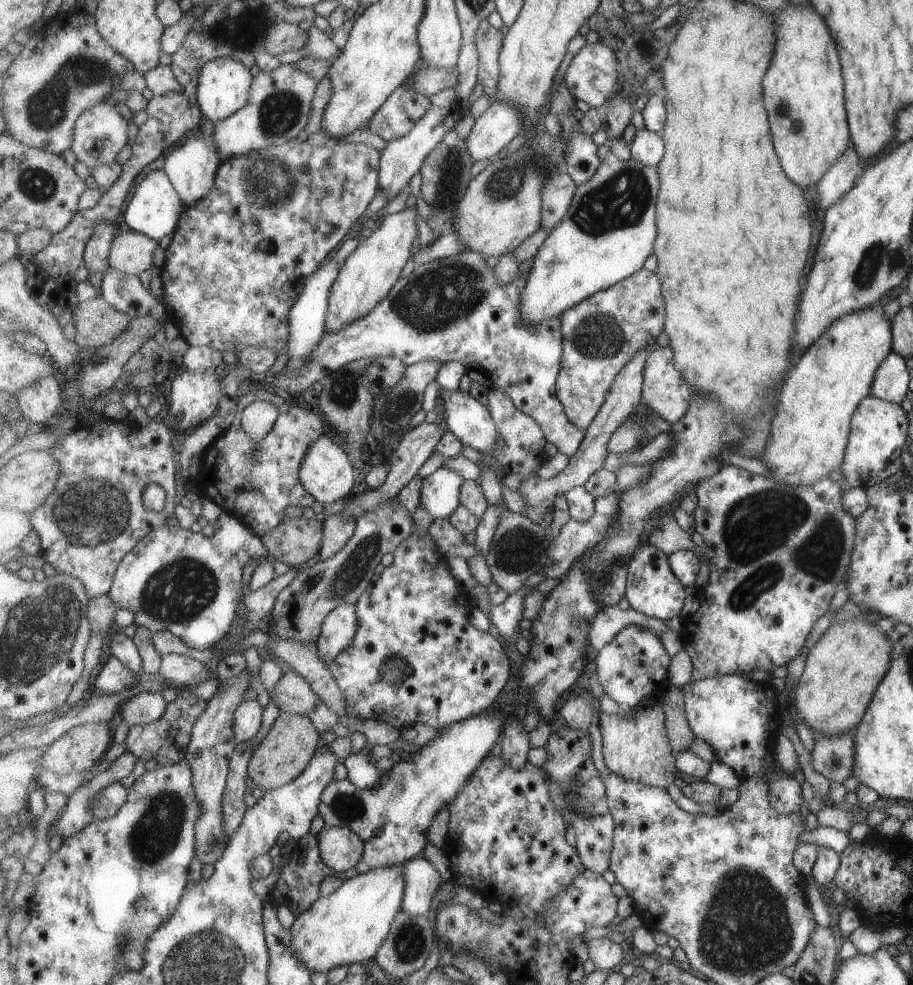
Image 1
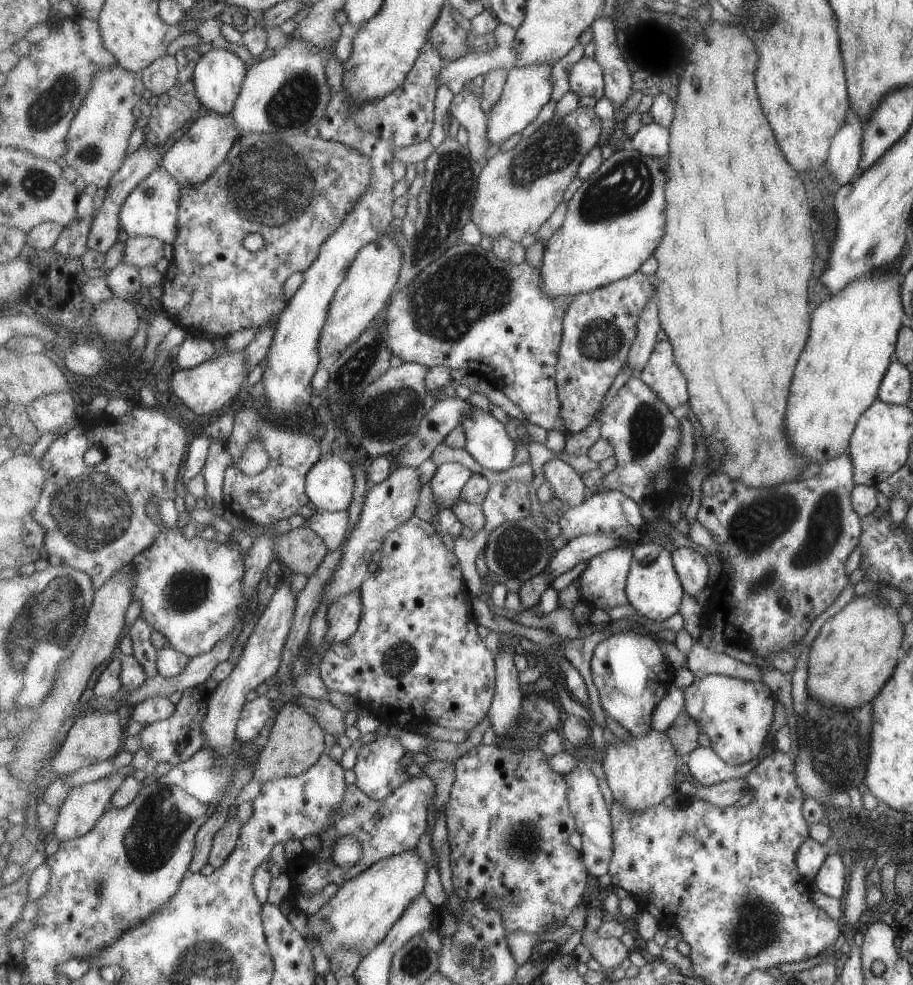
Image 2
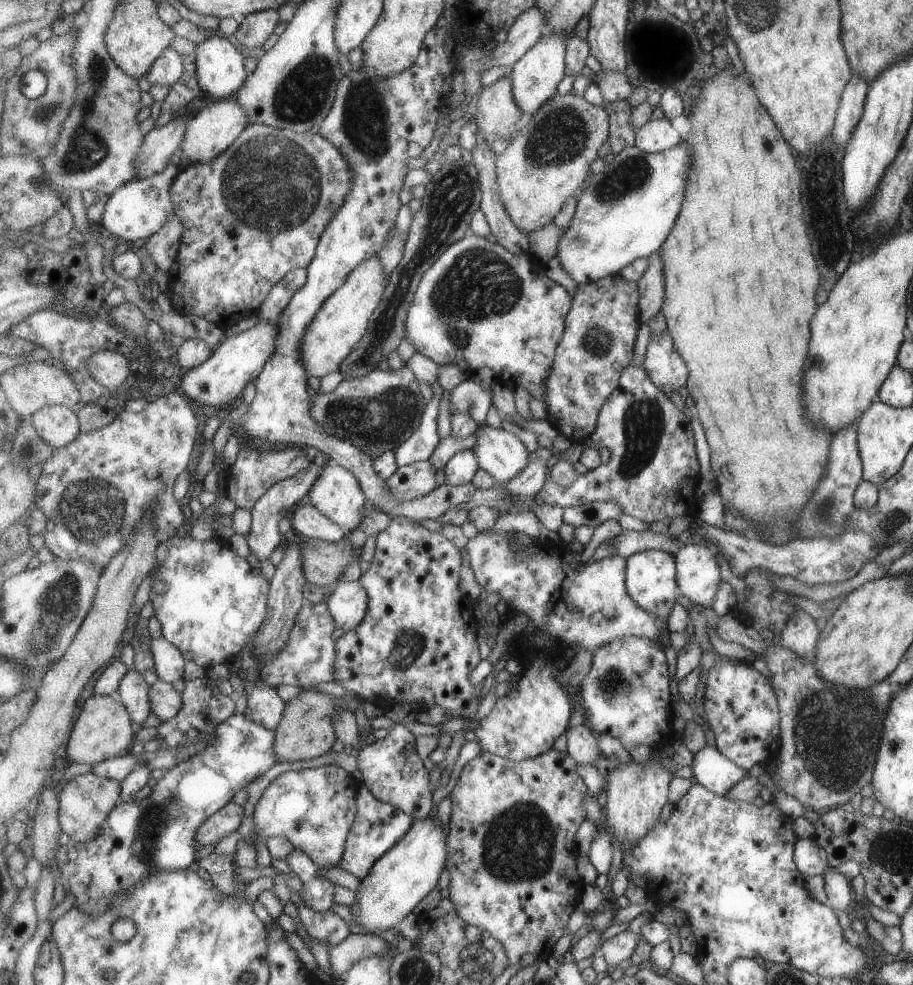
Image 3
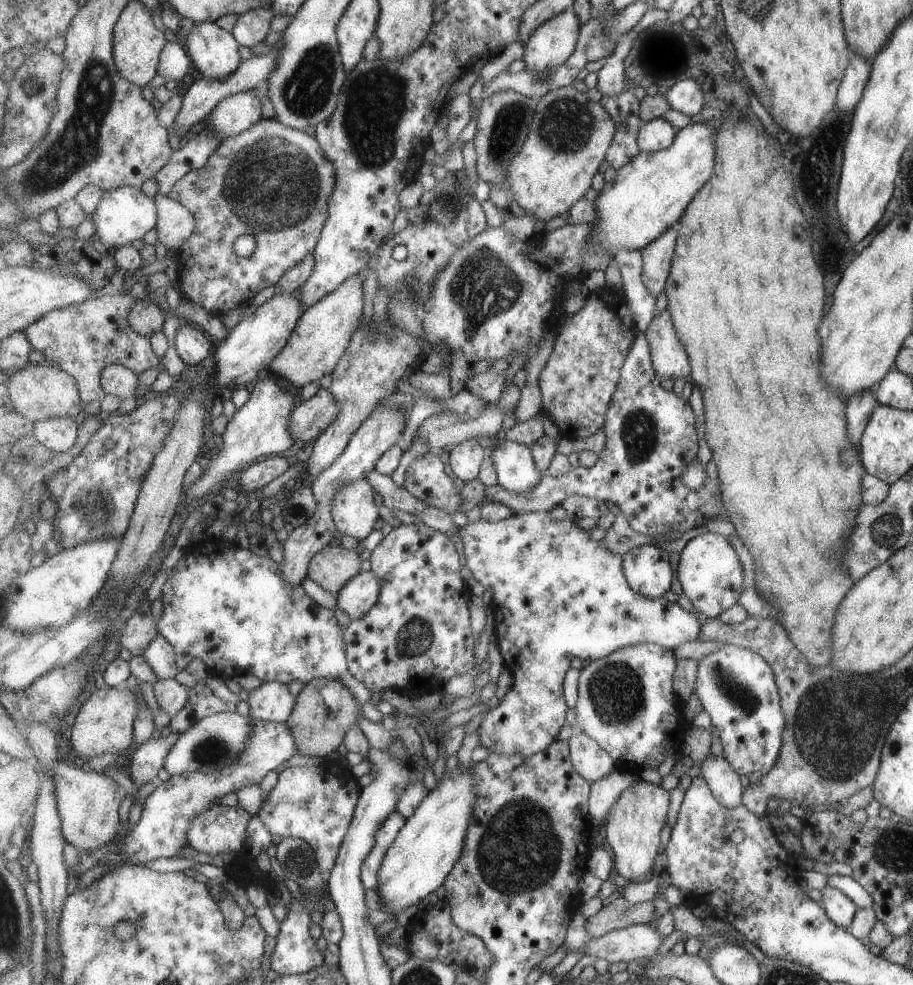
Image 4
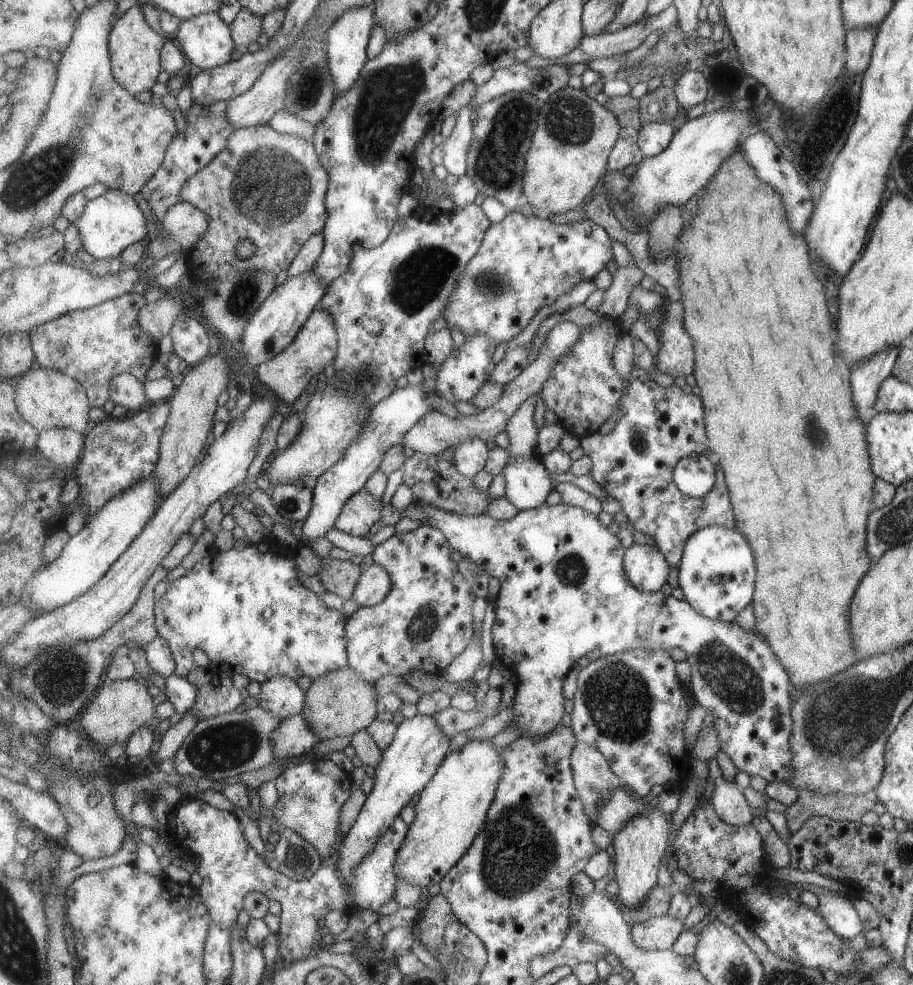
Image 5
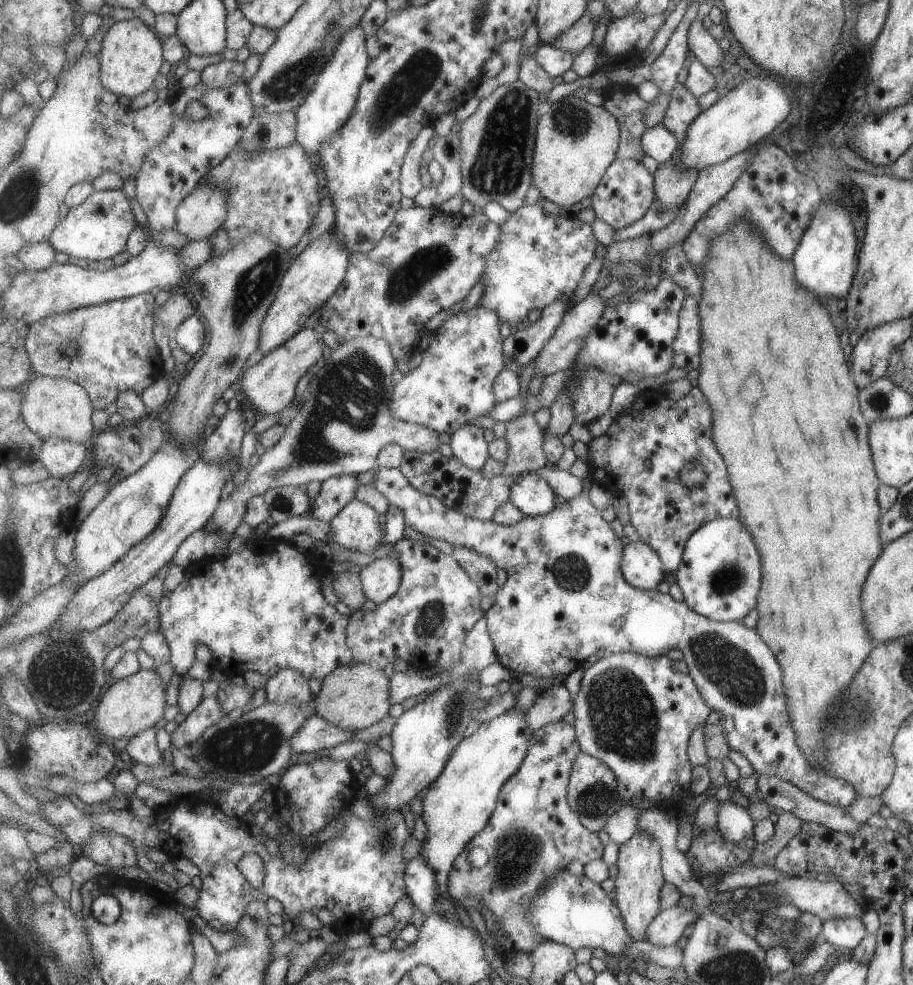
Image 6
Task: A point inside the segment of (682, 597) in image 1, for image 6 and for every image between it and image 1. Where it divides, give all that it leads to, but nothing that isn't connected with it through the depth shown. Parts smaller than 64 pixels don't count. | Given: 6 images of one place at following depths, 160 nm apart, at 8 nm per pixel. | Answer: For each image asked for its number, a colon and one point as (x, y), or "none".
2: (654, 588)
3: (652, 576)
4: (648, 570)
5: (646, 567)
6: (643, 568)

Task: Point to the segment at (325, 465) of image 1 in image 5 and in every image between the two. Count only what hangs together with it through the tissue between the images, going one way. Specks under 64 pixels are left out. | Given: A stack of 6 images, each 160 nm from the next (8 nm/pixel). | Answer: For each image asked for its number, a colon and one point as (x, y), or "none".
2: (331, 483)
3: (338, 493)
4: (356, 512)
5: (363, 511)

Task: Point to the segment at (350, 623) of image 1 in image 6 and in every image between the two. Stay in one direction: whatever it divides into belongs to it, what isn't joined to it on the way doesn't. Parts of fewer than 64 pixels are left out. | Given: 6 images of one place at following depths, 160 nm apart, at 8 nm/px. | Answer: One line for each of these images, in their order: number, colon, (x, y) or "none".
2: (344, 615)
3: (349, 603)
4: (362, 592)
5: (376, 583)
6: (381, 580)

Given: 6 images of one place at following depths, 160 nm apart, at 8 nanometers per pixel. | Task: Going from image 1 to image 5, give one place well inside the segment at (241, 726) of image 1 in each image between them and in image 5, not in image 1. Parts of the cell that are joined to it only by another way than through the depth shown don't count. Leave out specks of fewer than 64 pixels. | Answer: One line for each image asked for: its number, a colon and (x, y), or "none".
2: (256, 714)
3: (265, 706)
4: (274, 701)
5: (282, 695)

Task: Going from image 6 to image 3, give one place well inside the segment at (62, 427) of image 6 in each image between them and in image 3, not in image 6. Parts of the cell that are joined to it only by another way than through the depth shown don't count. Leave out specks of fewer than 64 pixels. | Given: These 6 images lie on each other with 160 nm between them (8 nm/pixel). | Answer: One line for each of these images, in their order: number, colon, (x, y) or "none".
3: (31, 387)
4: (41, 391)
5: (47, 399)

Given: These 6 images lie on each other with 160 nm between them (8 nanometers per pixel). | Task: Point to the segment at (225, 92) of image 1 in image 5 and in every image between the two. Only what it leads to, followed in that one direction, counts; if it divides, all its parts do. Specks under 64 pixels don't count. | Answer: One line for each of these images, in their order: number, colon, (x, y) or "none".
2: (219, 76)
3: (221, 67)
4: (214, 50)
5: (206, 39)

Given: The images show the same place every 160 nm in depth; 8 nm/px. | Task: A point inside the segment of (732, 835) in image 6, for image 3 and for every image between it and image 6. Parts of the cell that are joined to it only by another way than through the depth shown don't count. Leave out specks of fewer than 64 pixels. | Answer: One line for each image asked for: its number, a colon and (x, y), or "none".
3: (712, 769)
4: (724, 780)
5: (729, 802)

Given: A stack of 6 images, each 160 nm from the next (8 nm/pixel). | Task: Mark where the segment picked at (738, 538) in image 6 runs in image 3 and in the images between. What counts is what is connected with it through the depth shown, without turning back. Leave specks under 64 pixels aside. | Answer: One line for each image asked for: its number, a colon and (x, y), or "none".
3: (699, 576)
4: (712, 575)
5: (718, 575)

